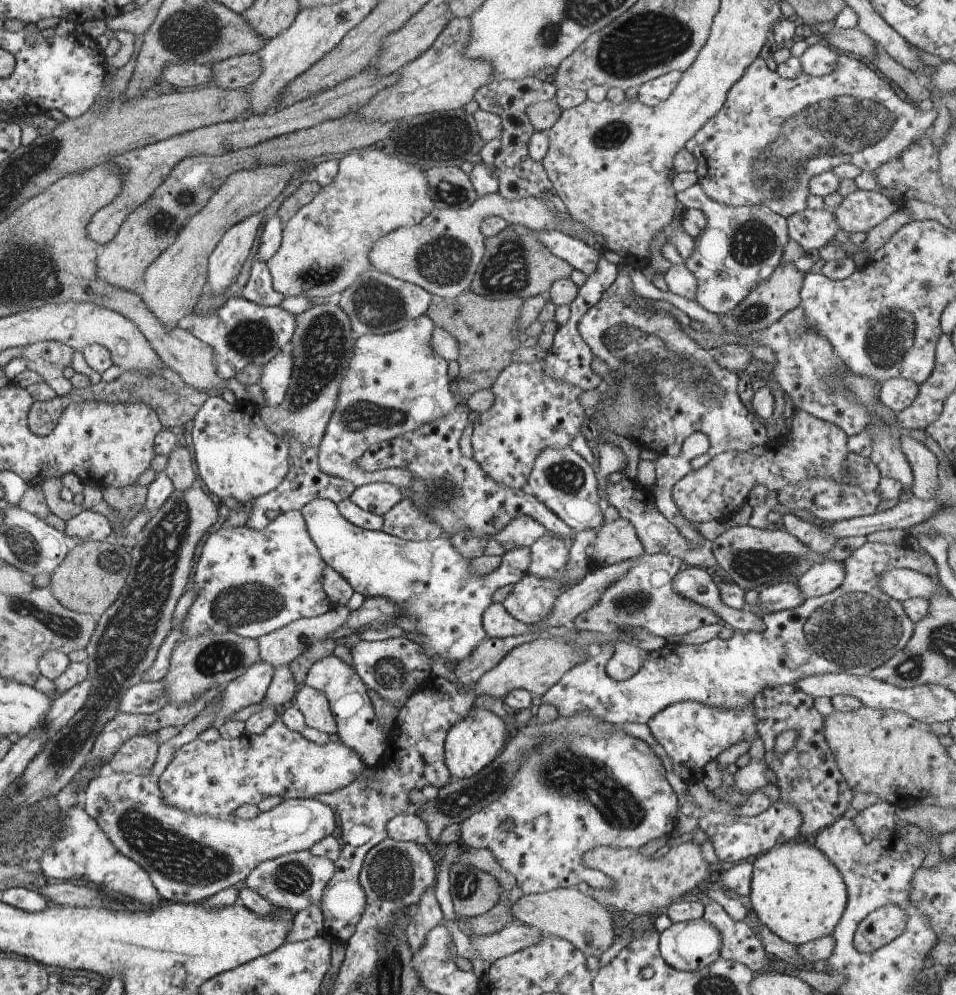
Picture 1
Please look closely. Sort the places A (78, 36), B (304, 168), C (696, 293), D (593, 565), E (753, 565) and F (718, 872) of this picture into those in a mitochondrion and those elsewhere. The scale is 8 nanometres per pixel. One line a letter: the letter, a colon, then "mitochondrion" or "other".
A: other
B: other
C: other
D: other
E: mitochondrion
F: other

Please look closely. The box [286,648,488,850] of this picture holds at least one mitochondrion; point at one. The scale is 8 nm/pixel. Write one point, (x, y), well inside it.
(389, 673)

